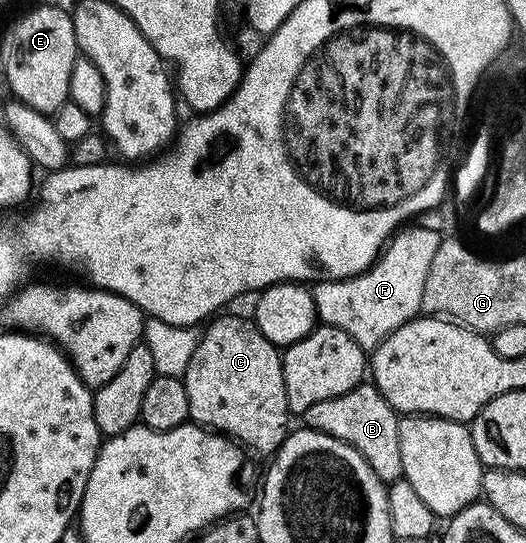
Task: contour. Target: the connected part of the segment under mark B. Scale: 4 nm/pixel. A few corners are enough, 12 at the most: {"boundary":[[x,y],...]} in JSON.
{"boundary":[[373,382],[300,416],[356,449],[387,485],[402,478],[397,411]]}

